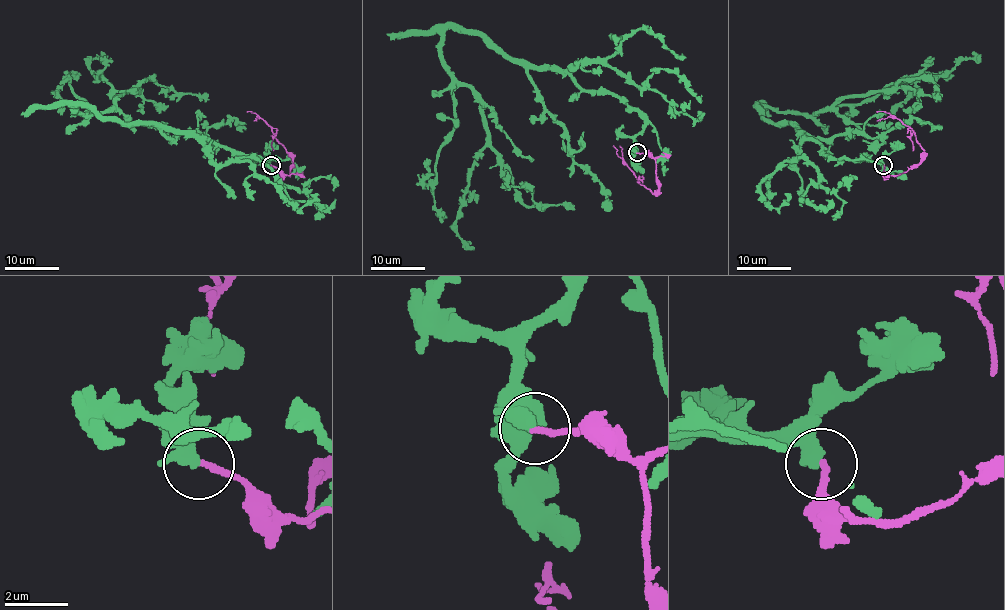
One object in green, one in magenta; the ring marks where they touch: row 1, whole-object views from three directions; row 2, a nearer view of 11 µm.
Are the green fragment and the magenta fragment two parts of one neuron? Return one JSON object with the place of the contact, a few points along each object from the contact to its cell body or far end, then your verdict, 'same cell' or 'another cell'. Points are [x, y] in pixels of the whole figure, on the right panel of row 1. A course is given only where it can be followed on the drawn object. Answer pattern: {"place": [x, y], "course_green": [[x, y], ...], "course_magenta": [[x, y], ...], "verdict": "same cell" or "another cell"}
{"place": [883, 165], "course_green": [[883, 166], [832, 159], [793, 125], [765, 120], [760, 105], [813, 114], [901, 80], [927, 79], [940, 99]], "course_magenta": [[883, 166], [890, 175], [895, 175], [913, 168], [924, 152], [916, 134], [908, 126], [889, 113], [876, 111]], "verdict": "another cell"}

